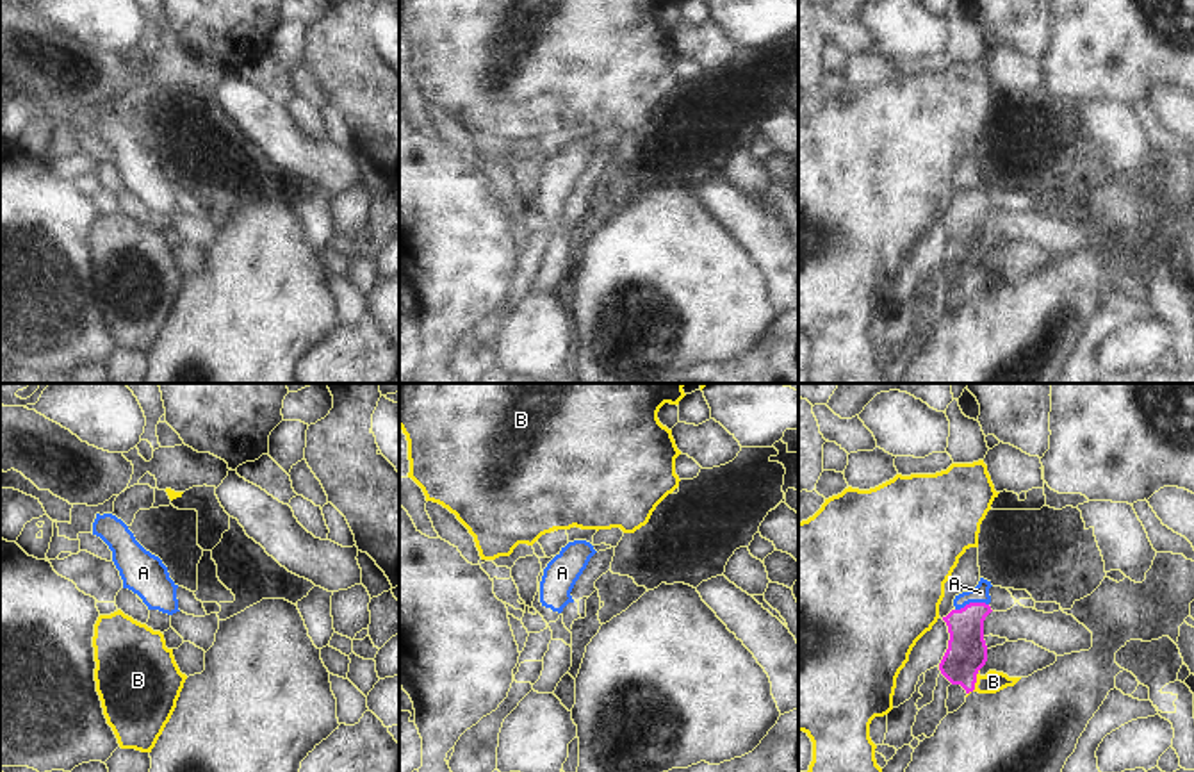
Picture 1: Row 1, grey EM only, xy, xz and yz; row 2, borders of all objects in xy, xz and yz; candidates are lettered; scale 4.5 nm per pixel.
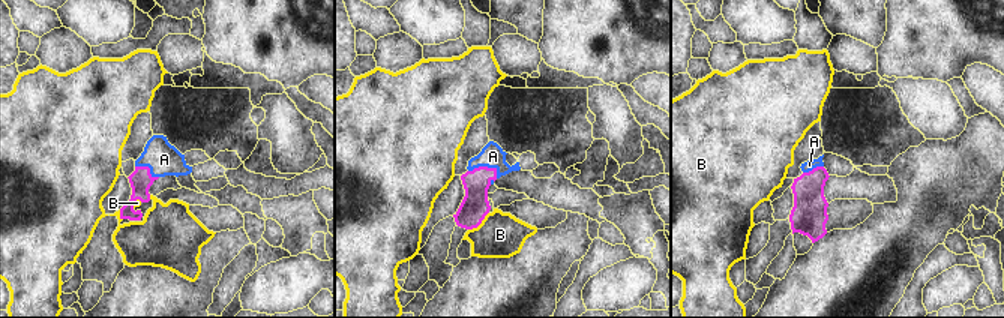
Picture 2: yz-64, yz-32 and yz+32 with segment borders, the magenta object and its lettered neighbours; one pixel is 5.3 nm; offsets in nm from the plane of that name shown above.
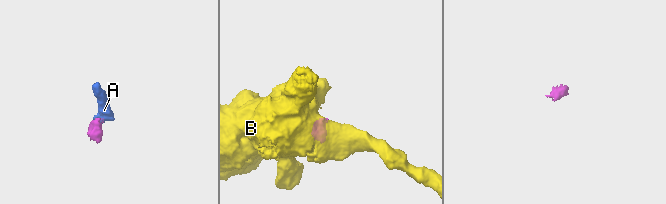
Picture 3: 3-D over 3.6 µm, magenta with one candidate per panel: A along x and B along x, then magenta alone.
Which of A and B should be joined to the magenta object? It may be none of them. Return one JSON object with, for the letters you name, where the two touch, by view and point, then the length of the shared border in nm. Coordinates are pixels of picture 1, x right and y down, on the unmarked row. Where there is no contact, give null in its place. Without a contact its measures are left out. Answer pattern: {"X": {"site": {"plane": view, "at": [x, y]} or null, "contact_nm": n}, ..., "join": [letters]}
{"A": {"site": {"plane": "yz", "at": [972, 204]}, "contact_nm": 160}, "join": ["A"]}

